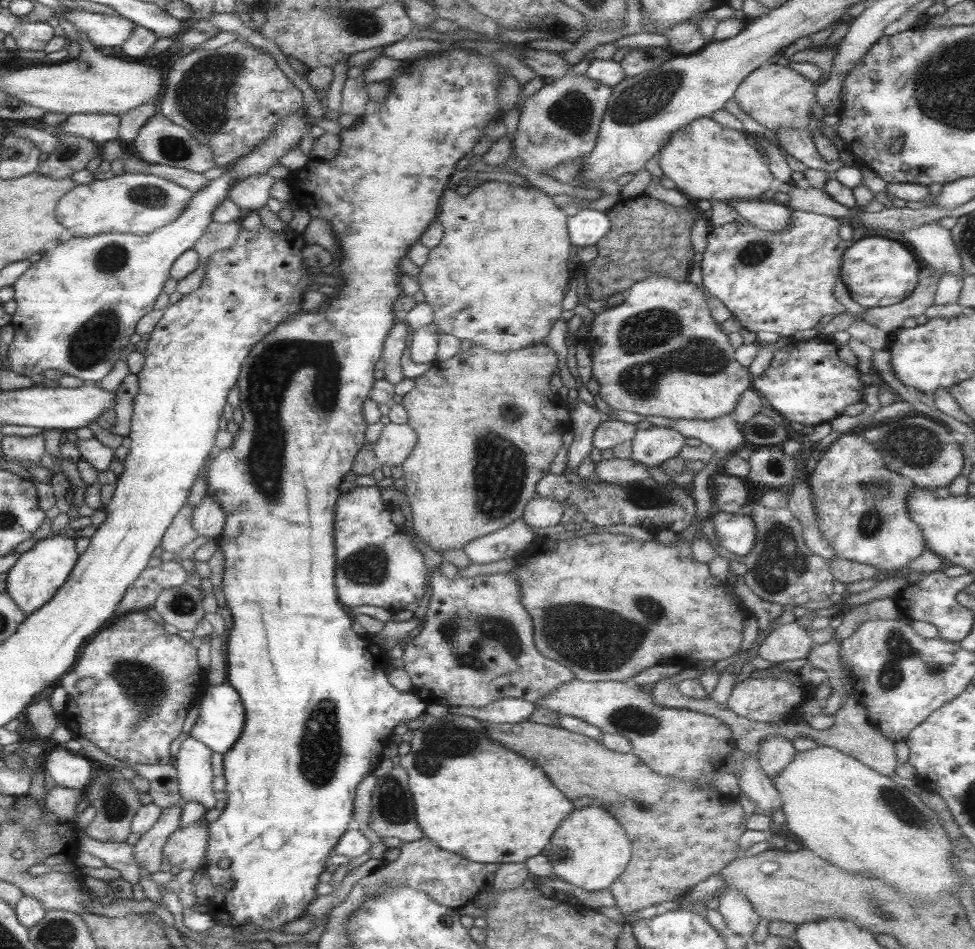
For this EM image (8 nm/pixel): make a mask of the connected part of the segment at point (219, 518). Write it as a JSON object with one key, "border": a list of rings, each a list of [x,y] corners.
{"border":[[[204,497],[199,504],[192,508],[191,528],[197,536],[216,538],[221,532],[225,515],[217,502]]]}

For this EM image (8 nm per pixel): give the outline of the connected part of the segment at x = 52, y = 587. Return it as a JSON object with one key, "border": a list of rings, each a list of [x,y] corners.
{"border":[[[52,535],[42,538],[27,551],[19,555],[13,566],[6,571],[5,594],[11,602],[17,605],[26,615],[40,609],[45,602],[55,595],[55,592],[69,576],[78,554],[75,551],[75,541],[65,535]]]}

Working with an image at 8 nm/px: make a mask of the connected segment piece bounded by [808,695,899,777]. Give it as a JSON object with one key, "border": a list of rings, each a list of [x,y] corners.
{"border":[[[845,695],[842,704],[832,715],[832,725],[825,730],[809,731],[808,738],[819,745],[833,747],[835,750],[856,758],[861,764],[877,771],[881,776],[895,775],[899,766],[895,763],[895,749],[893,742],[887,741],[880,732],[873,727],[866,718],[866,710],[856,701],[855,695]]]}

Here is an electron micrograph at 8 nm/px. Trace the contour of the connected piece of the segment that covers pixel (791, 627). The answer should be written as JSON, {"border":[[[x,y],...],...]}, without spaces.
{"border":[[[794,622],[775,627],[761,641],[757,648],[757,655],[767,662],[785,662],[806,658],[814,647],[812,638]]]}

